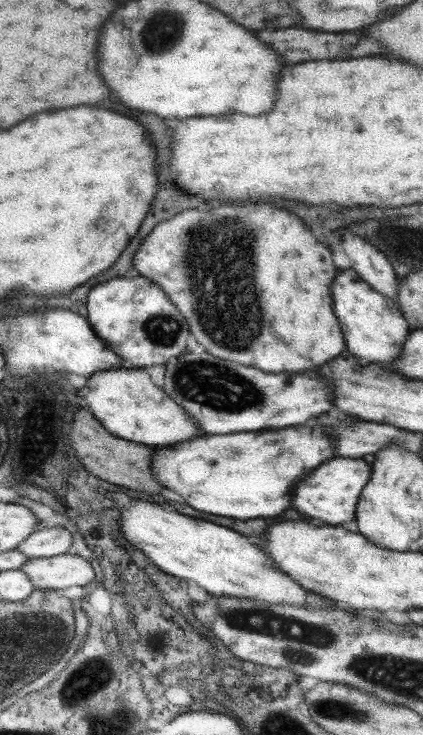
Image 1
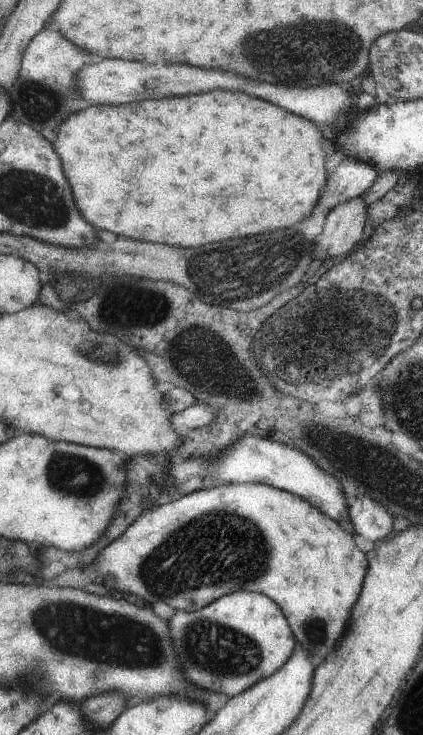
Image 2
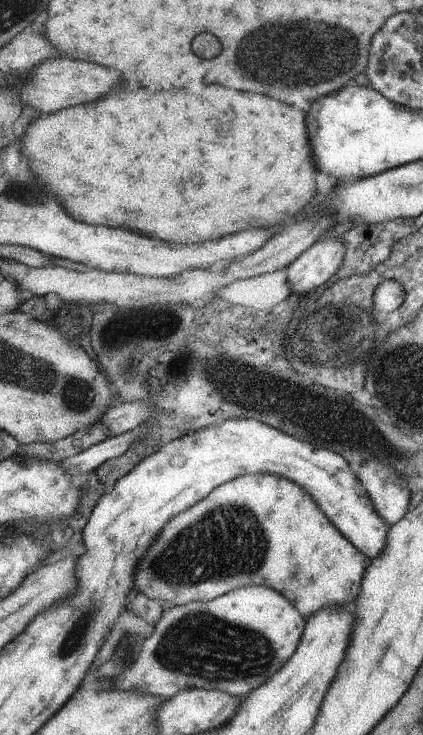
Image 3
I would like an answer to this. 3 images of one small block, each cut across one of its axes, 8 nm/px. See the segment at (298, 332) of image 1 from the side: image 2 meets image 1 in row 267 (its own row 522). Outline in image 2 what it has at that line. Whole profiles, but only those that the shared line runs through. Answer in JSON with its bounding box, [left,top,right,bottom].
[80,483,368,666]

